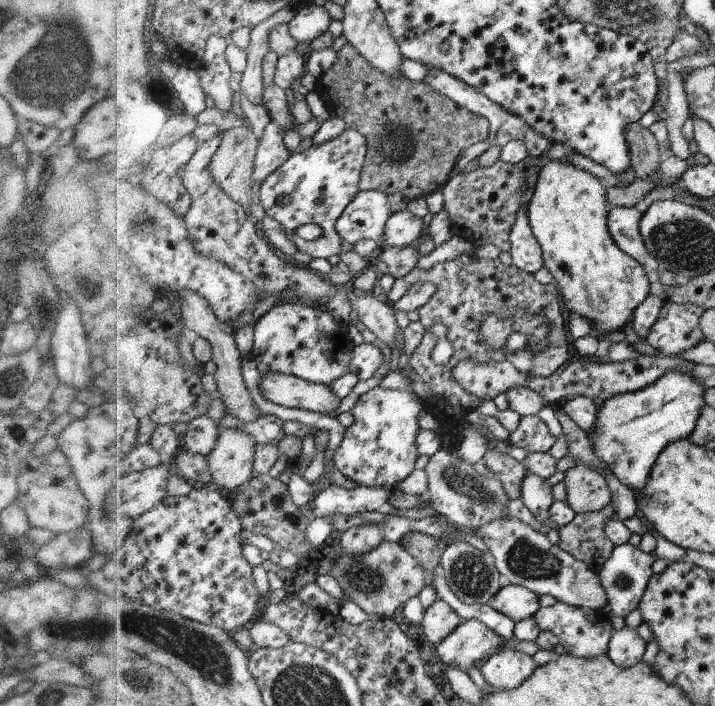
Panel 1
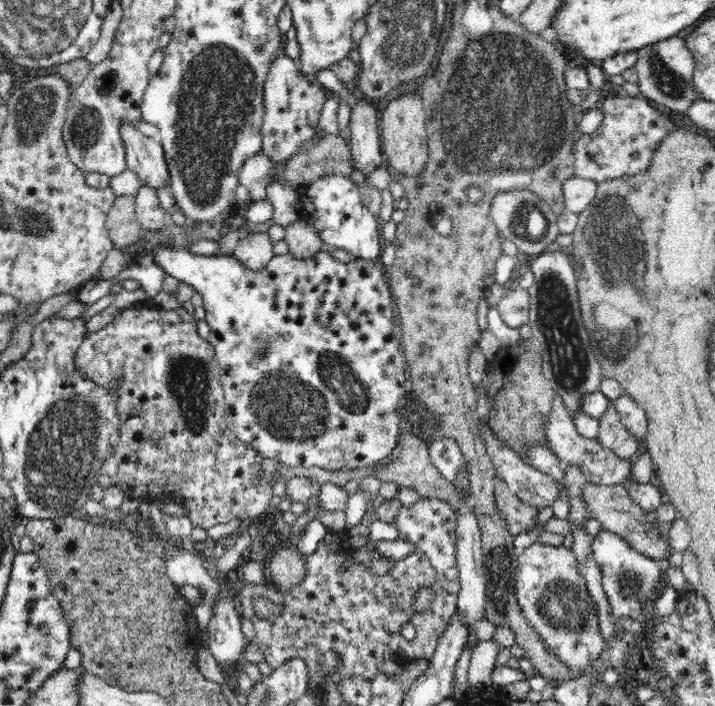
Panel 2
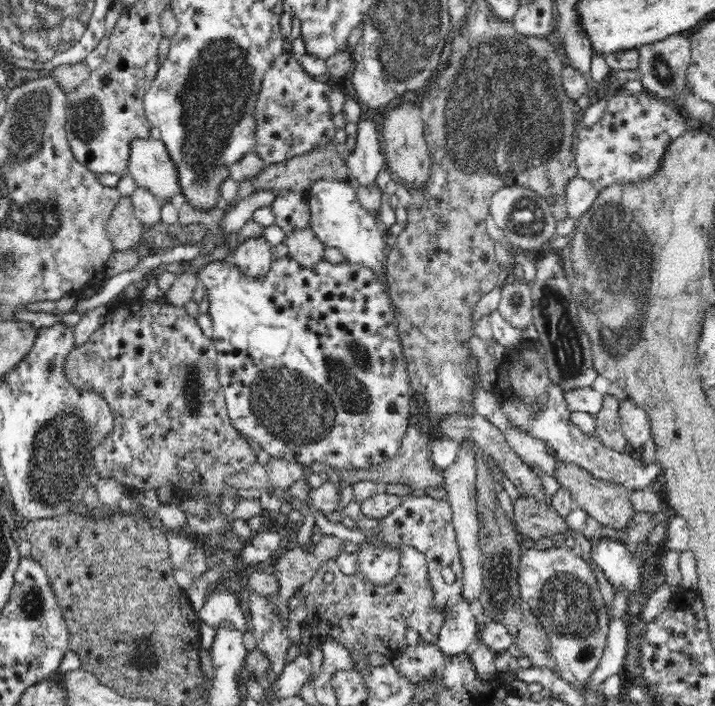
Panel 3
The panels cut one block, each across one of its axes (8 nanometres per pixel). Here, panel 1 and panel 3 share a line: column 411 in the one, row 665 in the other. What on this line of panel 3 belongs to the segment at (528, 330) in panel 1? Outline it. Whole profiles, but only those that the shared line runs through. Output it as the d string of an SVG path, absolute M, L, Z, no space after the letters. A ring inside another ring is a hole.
M406 548L402 550L402 558L399 558L398 574L388 584L382 586L371 584L359 571L353 575L346 575L340 571L335 559L326 560L316 570L316 574L306 584L302 584L288 600L288 618L283 618L283 613L279 613L273 601L258 596L253 590L241 593L241 598L252 628L254 642L258 649L268 655L274 673L282 672L286 664L286 651L293 644L298 644L301 652L309 654L315 644L322 644L328 636L335 638L350 652L356 669L366 668L368 666L366 658L371 652L379 652L392 658L398 650L402 650L405 646L407 629L412 628L420 633L420 637L427 643L437 642L449 605L442 612L435 611L433 589L430 589L429 577L426 577L426 574L427 560L423 554L414 548Z

